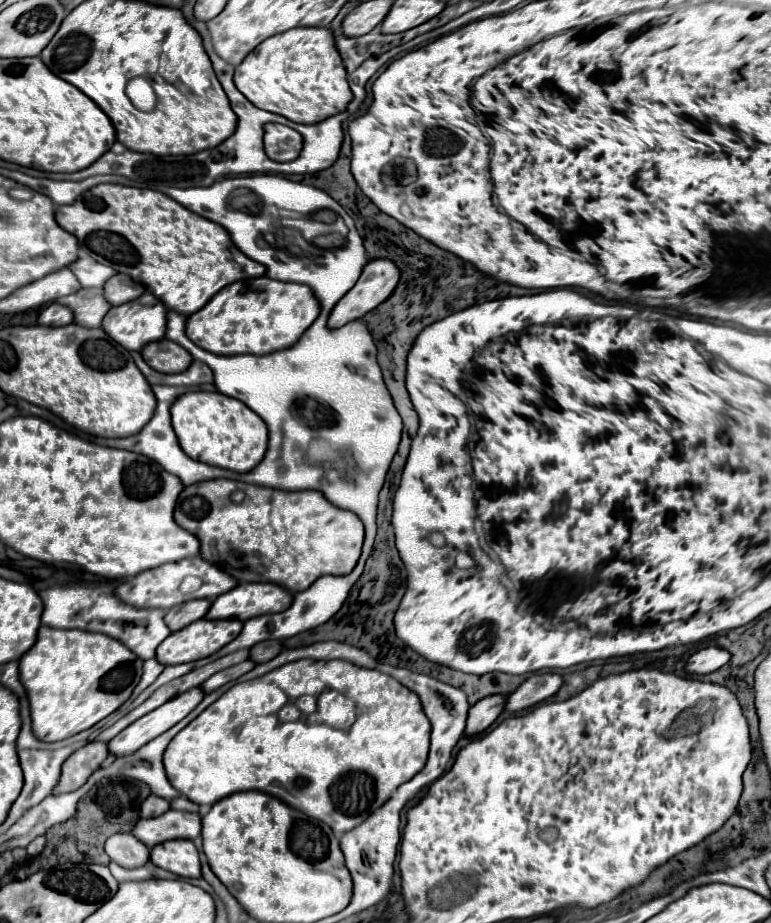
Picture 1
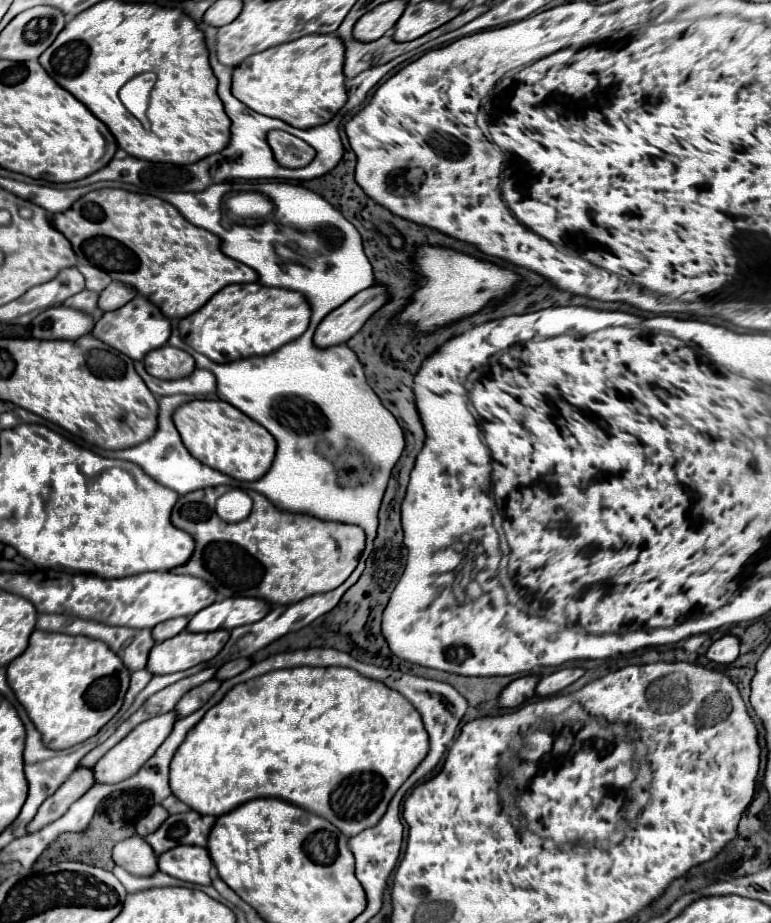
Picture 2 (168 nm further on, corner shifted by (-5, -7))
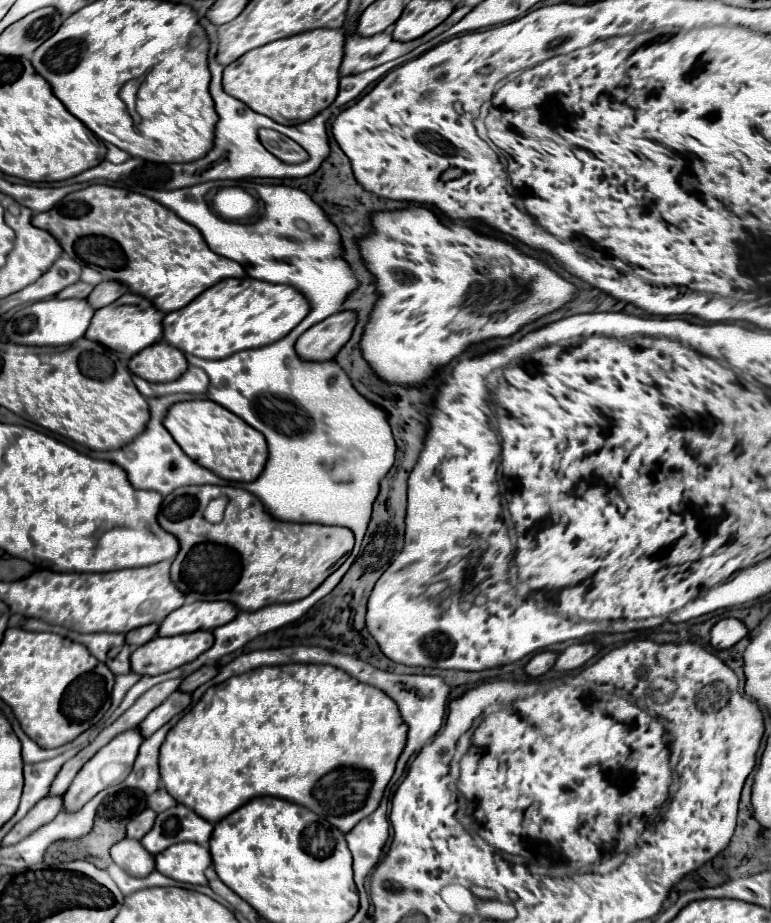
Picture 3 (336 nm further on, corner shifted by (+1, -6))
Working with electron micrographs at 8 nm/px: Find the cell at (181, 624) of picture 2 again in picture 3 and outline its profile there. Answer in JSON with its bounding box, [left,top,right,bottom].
[126,624,158,648]

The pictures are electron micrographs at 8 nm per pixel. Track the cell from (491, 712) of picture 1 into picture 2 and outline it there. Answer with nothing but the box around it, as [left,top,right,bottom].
[498,677,538,709]

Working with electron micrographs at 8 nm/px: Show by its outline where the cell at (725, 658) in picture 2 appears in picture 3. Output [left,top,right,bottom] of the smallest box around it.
[710,618,748,650]

